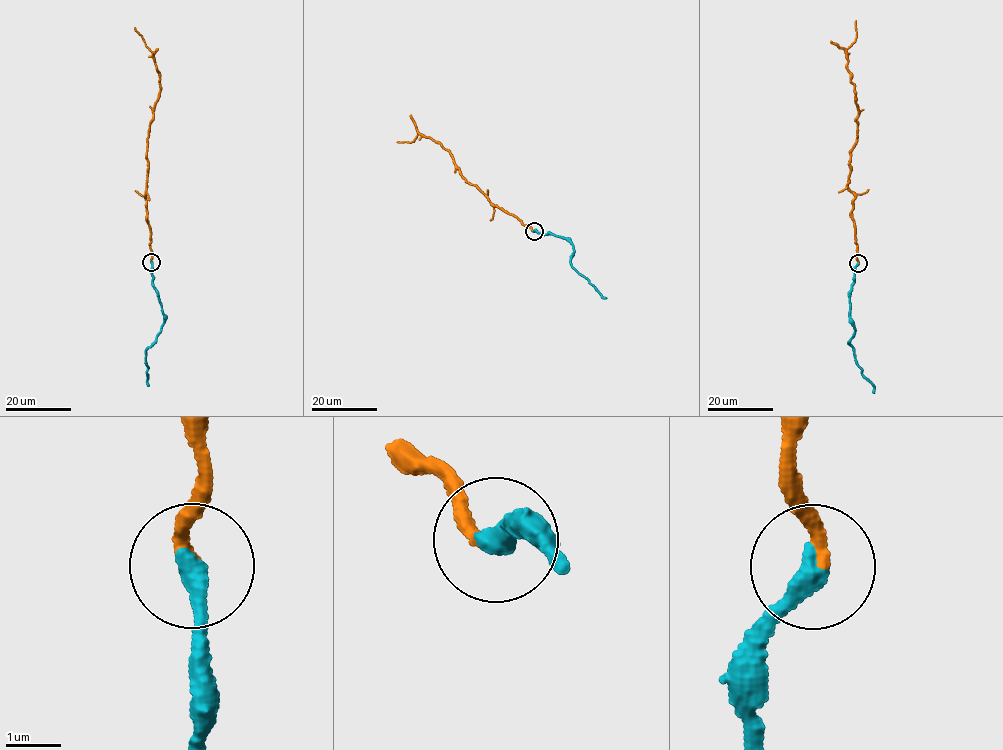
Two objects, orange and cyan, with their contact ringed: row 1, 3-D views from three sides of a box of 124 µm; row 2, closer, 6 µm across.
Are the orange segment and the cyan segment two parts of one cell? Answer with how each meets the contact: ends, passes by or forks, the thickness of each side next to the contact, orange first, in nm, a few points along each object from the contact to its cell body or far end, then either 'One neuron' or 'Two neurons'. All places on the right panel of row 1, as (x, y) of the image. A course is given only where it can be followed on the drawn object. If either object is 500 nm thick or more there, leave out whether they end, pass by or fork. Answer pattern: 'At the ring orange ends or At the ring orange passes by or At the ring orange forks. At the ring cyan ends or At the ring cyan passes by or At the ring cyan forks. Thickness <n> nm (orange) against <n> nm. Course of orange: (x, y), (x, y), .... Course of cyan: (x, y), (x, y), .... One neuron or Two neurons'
At the ring orange ends. At the ring cyan ends. Thickness 200 nm (orange) against 400 nm. Course of orange: (858, 263), (851, 213), (855, 194), (848, 183), (858, 109), (847, 50), (855, 40), (855, 21). Course of cyan: (858, 263), (850, 297), (854, 335), (848, 343), (862, 375), (873, 386), (873, 393). One neuron

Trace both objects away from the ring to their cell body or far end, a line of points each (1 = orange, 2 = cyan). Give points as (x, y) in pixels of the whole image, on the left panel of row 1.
1: (151, 262), (146, 153), (150, 121), (160, 90), (159, 73), (153, 53), (134, 27)
2: (151, 262), (152, 283), (164, 324), (146, 351), (149, 386)

